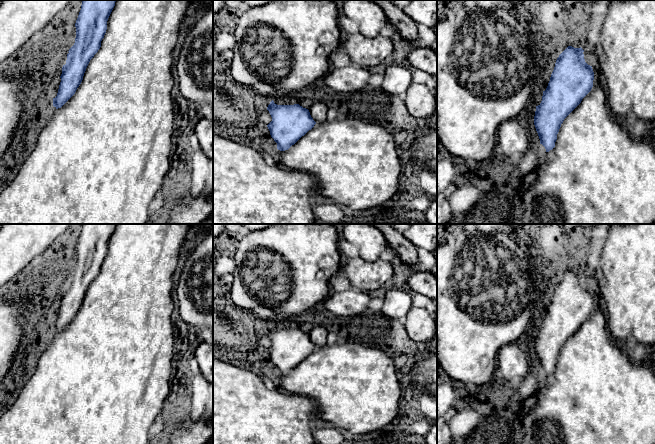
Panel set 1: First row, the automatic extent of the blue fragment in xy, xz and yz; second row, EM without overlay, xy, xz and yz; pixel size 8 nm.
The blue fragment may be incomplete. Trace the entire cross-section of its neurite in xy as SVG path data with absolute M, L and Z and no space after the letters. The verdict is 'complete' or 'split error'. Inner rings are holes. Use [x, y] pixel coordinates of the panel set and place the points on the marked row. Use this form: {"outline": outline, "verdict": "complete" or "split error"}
{"outline": "M82 0L75 23L75 43L68 51L66 64L62 67L58 93L53 98L56 109L61 108L81 84L90 60L101 47L115 2L116 0Z", "verdict": "complete"}

